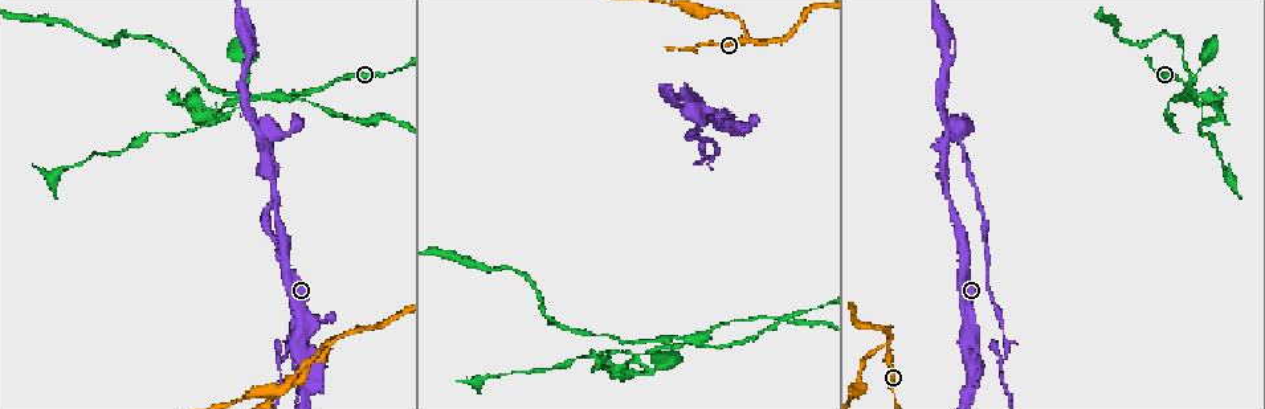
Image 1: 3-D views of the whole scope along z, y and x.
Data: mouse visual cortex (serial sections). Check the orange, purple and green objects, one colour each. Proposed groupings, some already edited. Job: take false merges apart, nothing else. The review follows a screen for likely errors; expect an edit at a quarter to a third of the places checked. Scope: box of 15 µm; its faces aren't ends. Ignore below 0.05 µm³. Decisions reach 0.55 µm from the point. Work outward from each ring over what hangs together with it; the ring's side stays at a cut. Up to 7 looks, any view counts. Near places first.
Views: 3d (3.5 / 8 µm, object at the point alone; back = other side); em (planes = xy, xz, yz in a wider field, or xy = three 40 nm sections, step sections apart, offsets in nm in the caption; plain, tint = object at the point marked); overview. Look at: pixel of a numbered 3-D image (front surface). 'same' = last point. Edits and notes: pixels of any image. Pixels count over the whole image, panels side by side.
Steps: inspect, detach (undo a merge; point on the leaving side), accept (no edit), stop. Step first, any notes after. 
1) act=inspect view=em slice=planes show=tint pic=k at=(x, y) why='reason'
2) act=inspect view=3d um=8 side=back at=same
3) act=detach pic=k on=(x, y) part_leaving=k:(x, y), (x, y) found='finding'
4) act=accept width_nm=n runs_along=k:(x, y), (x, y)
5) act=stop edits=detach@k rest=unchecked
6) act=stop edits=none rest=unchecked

act=inspect view=3d um=3.5 pic=1 at=(260, 95) why='branch point'

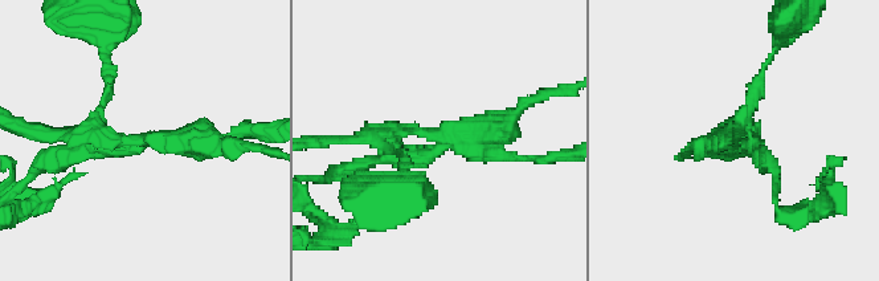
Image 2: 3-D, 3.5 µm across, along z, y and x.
act=inspect view=em slice=xy step=2 show=tint pic=2 at=(442, 136) arms=3 arm_widths_nm=150,200,200 why='now the EM'

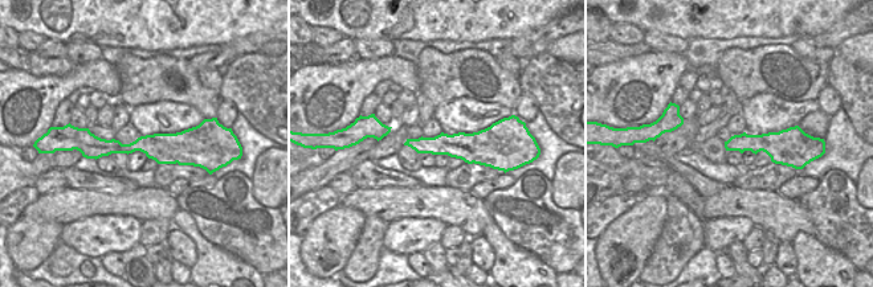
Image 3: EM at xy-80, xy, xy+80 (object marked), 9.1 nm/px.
act=detach pic=2 on=(232, 142) part_leaving=2:(446, 135), (389, 129), (364, 139), (328, 139) found='a second cell is stuck on'

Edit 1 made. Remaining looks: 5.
act=inspect view=overview why='see it whole again'

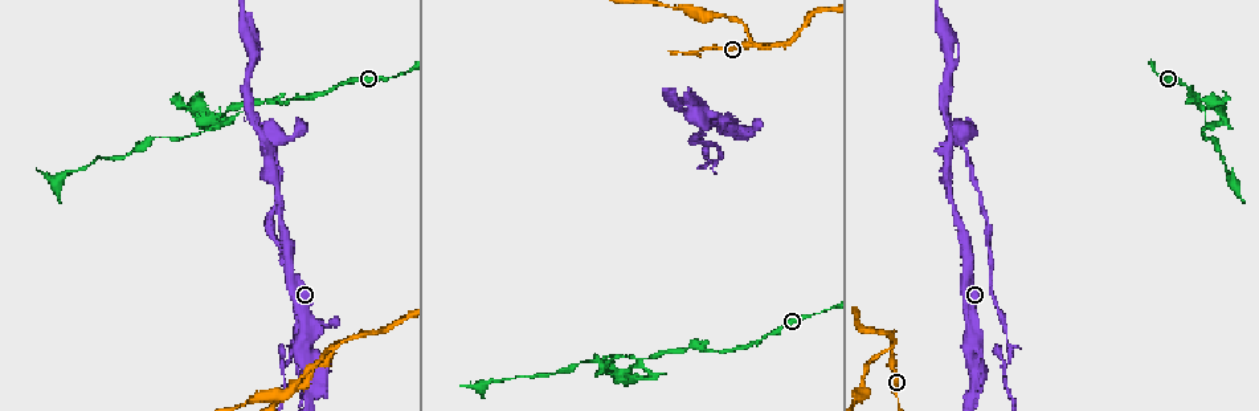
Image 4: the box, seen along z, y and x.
act=inspect view=3d um=3.5 pic=4 at=(948, 144) why='two arms at a narrow angle'

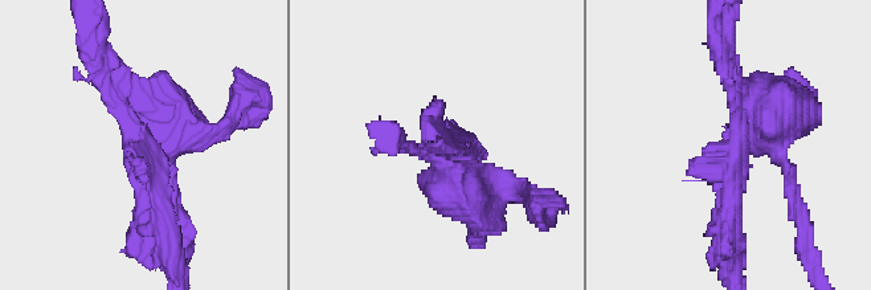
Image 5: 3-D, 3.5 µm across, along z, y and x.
act=inspect view=em slice=xy step=5 show=tint pic=5 at=(737, 147) why='shape alone is not enough'

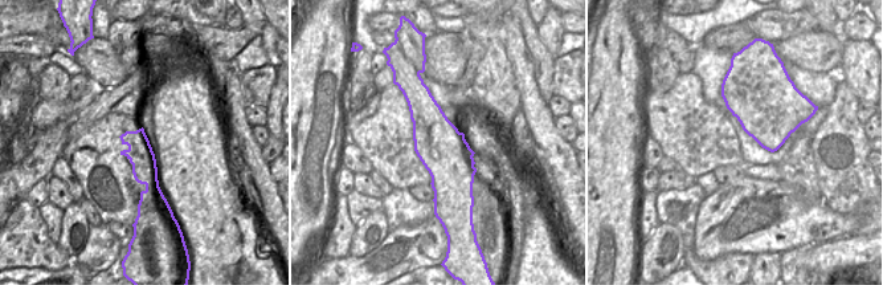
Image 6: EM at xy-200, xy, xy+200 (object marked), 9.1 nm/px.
act=inspect view=em slice=xy step=3 show=tint at=same why='cut it another way'

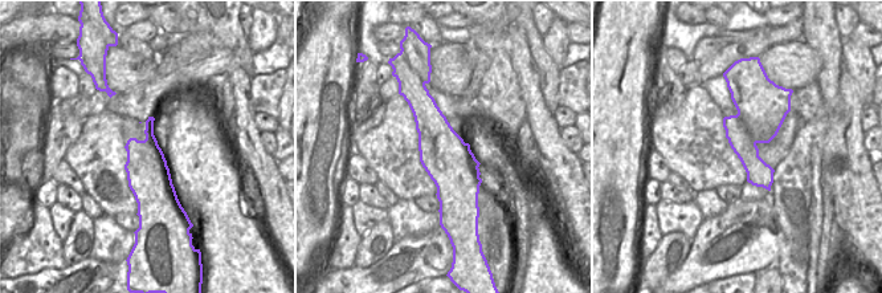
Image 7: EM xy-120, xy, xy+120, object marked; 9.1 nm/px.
act=detach pic=5 on=(792, 168) part_leaving=5:(752, 137), (776, 144), (806, 231) found='two cells meet here'

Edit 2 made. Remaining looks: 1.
act=stop edits=detach@2,detach@5 rest=unchecked

